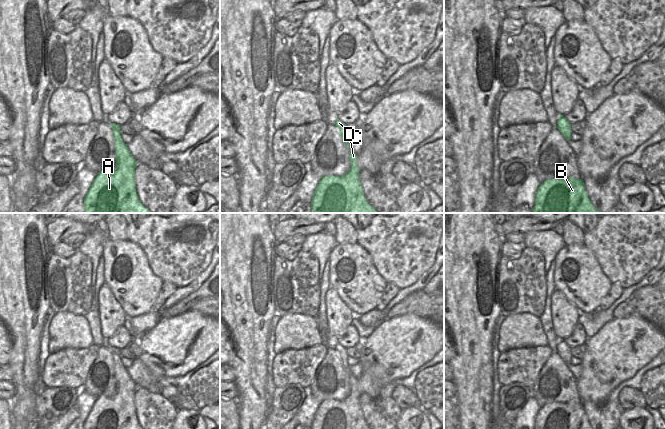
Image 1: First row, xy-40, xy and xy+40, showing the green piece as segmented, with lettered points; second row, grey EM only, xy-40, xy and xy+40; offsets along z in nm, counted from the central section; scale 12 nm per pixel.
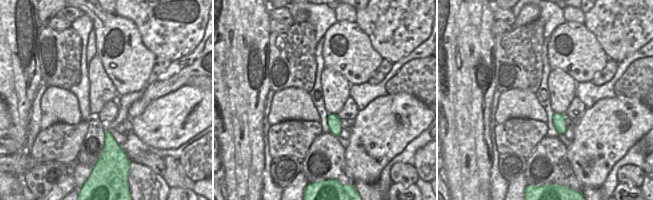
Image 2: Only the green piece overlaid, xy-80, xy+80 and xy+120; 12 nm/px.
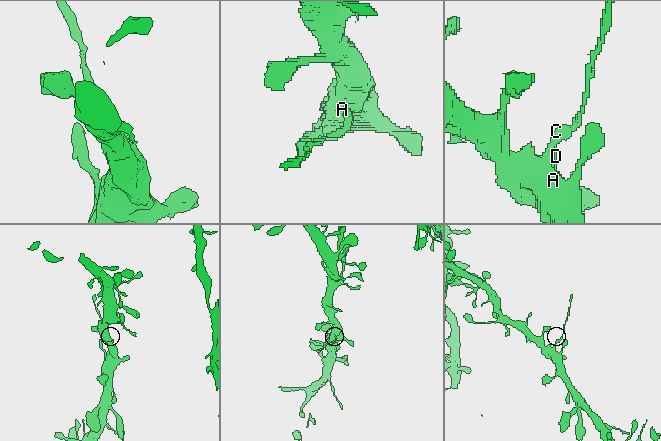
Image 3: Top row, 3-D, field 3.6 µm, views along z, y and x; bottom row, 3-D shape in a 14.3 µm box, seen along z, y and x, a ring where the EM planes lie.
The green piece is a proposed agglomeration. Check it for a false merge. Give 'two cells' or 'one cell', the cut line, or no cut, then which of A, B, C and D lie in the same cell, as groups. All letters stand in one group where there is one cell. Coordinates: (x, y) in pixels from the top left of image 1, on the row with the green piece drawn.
two cells | xy-40 (112, 128), (120, 134) | A B D / C

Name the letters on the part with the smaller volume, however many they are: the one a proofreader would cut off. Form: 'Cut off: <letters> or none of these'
Cut off: C

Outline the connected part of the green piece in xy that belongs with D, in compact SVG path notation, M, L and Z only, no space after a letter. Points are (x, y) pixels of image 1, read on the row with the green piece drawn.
M350 150L351 169L344 176L322 177L313 193L311 213L378 213L366 200L360 183L357 155Z

